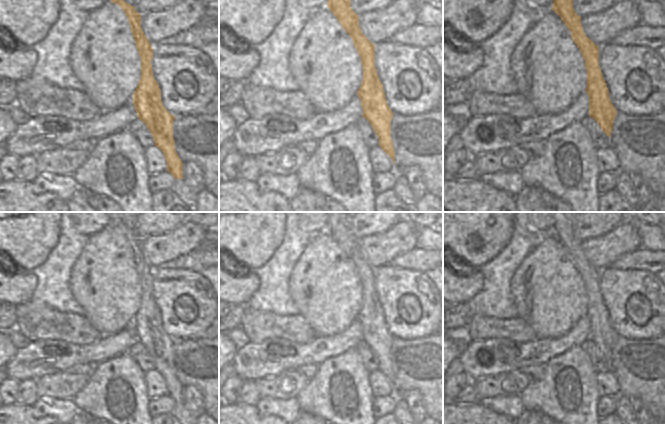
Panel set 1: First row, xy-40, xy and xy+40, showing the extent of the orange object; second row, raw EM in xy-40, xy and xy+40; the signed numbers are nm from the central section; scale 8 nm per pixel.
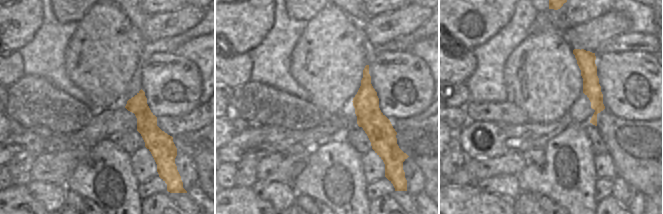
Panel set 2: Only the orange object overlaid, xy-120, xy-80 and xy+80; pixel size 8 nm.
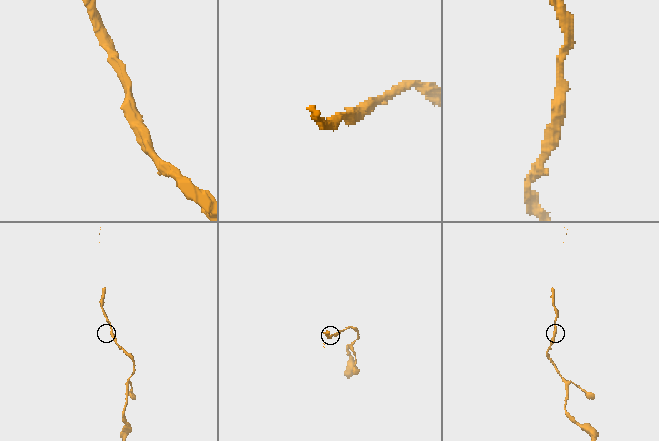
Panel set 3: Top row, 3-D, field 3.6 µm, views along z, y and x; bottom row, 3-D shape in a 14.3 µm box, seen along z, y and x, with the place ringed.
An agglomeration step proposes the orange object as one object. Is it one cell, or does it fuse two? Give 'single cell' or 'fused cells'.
single cell

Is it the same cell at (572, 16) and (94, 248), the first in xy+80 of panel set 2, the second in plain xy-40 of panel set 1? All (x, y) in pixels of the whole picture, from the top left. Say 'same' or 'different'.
different

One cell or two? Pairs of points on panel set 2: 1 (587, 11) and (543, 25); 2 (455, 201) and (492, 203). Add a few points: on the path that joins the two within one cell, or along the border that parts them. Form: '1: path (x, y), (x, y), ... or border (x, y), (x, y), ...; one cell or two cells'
1: path (576, 11), (566, 19), (554, 20); one cell
2: path (464, 203), (483, 203); one cell

